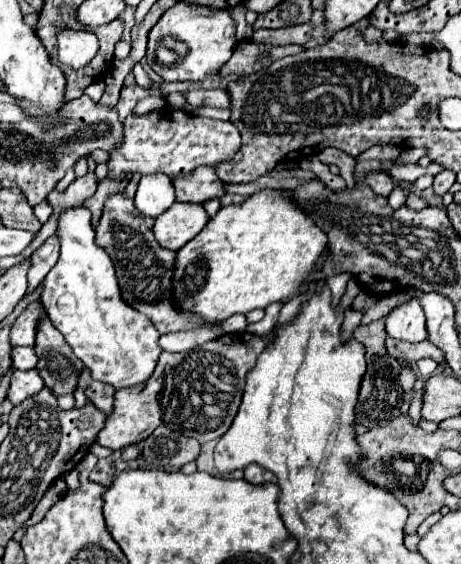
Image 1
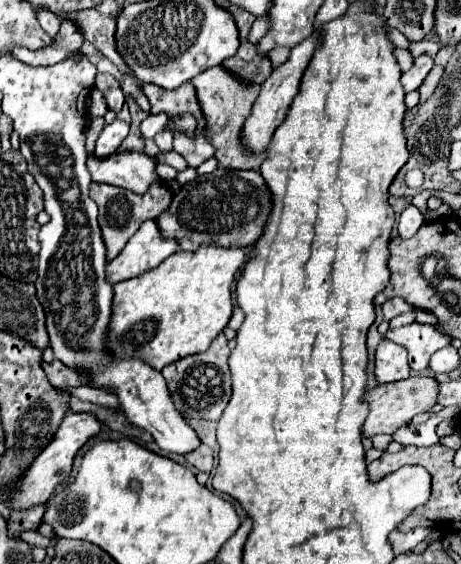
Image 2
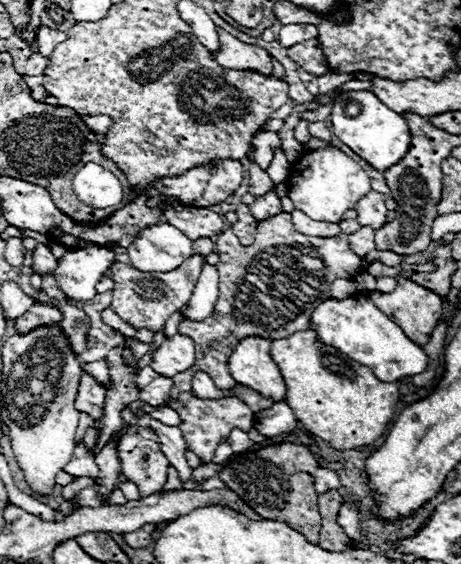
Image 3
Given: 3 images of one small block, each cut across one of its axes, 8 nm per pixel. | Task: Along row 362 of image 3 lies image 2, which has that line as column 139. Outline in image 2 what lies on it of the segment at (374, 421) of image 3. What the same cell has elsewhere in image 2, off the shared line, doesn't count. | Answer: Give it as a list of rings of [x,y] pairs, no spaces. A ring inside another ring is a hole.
[[[204,246],[198,252],[176,252],[158,268],[116,284],[112,298],[112,322],[108,324],[108,350],[112,350],[112,356],[142,358],[154,370],[162,370],[180,358],[208,350],[210,342],[226,328],[230,320],[234,308],[230,300],[230,286],[244,260],[246,252],[242,248]]]

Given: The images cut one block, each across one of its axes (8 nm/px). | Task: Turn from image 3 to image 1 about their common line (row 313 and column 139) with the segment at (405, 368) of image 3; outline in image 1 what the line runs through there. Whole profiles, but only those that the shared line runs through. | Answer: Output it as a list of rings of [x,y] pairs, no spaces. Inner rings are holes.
[[[84,206],[68,208],[66,212],[62,212],[58,220],[58,236],[60,236],[60,258],[56,266],[44,278],[44,292],[40,296],[48,312],[48,318],[64,334],[66,342],[70,344],[74,354],[84,362],[84,366],[90,368],[94,380],[112,384],[114,388],[126,388],[126,386],[134,386],[148,380],[162,352],[162,348],[156,344],[160,334],[152,326],[152,322],[144,318],[144,314],[138,314],[136,310],[132,310],[128,304],[122,302],[112,260],[94,242],[90,212]]]

